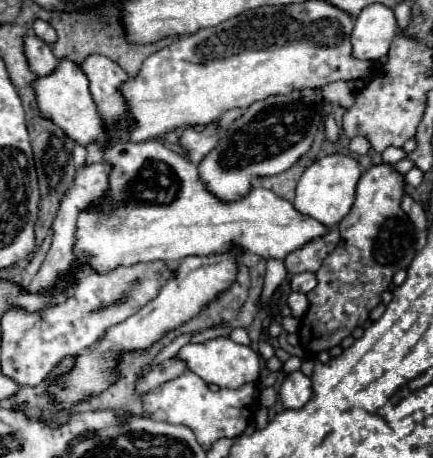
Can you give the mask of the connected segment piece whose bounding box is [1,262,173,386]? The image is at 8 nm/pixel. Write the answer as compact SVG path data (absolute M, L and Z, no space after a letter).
M145 262L131 268L119 268L111 274L99 276L89 266L81 266L75 272L75 286L67 302L27 314L21 310L9 310L1 318L1 366L17 384L37 386L47 380L51 370L65 358L83 352L93 346L107 328L123 322L135 314L139 306L147 304L161 288L161 284L173 276L173 270L165 262Z

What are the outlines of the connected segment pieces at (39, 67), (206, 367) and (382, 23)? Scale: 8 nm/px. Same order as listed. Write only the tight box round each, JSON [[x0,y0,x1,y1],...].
[[23,36,57,76],[177,338,261,388],[351,4,399,60]]

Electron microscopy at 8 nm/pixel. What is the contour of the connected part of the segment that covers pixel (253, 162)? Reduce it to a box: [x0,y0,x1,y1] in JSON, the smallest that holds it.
[199,88,323,202]

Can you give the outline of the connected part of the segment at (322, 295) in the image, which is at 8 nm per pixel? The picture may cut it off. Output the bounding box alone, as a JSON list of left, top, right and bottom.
[299,162,415,352]

